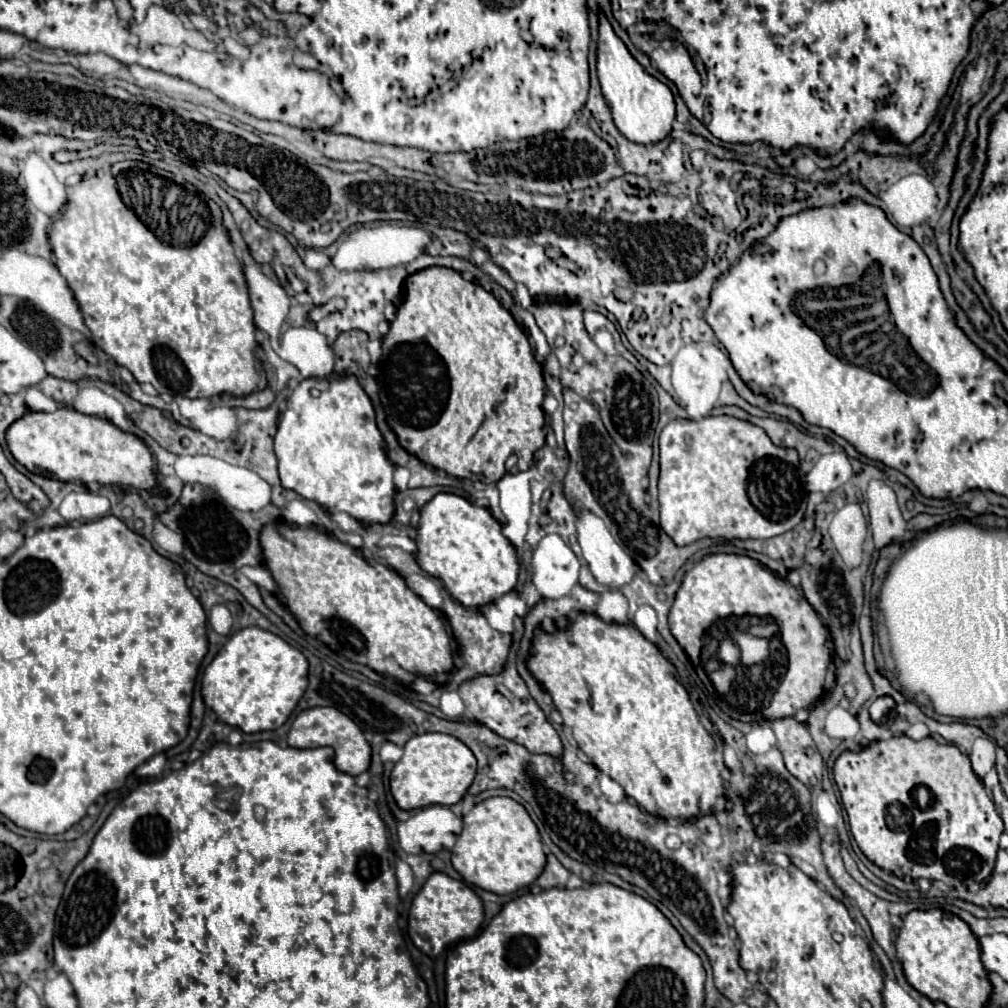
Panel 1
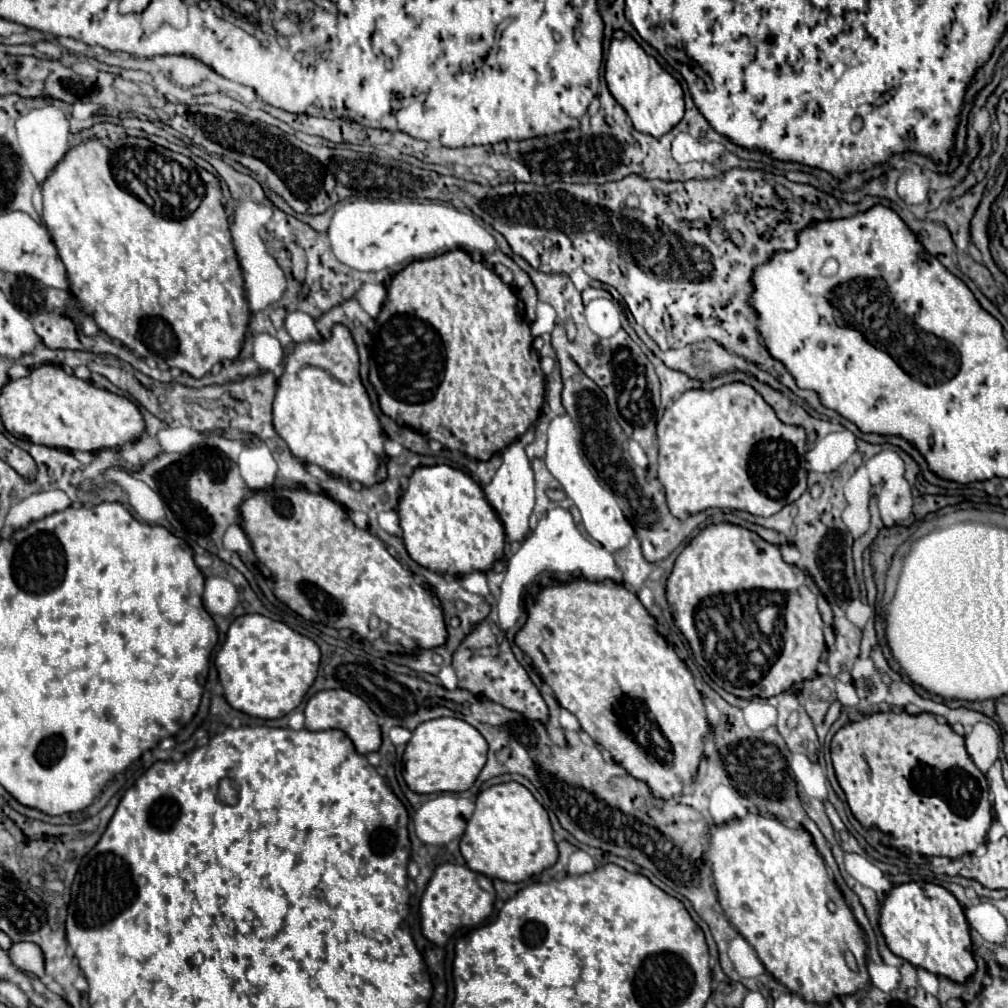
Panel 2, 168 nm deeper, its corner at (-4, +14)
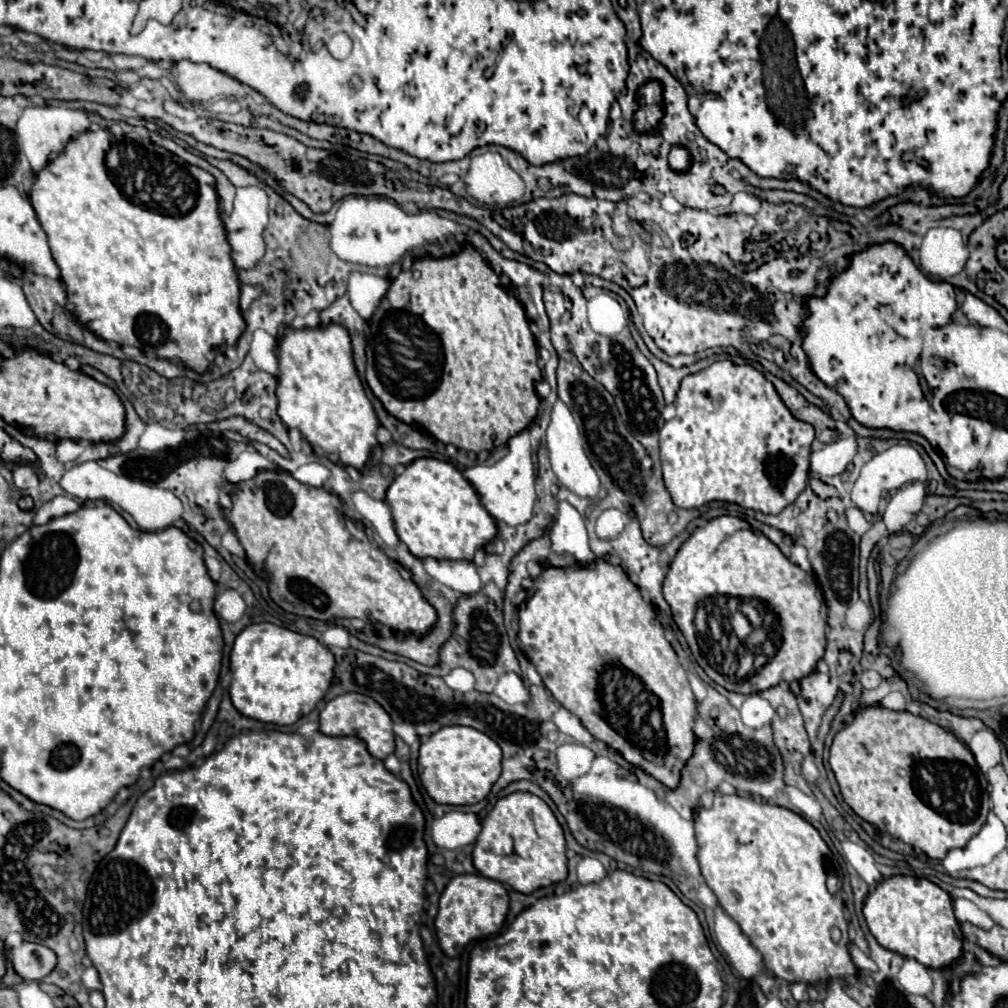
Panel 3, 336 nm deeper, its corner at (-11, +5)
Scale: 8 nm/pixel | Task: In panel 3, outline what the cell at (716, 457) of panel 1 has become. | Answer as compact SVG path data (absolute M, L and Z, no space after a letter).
M714 361L706 369L686 375L676 395L676 417L660 431L660 461L664 483L678 507L692 509L708 501L730 501L762 513L780 513L804 491L810 469L812 425L792 417L774 385L752 365Z

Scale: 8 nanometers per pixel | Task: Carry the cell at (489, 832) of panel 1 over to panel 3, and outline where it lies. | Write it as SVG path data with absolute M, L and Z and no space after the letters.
M512 793L502 797L482 823L482 833L474 845L474 867L488 879L532 893L566 879L566 841L552 809L532 793Z

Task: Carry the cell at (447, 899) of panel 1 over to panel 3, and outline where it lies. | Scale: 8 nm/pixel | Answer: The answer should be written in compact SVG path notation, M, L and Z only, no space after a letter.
M456 875L440 897L440 911L434 921L438 943L448 957L456 957L474 939L496 935L508 915L508 891L502 883L484 875Z

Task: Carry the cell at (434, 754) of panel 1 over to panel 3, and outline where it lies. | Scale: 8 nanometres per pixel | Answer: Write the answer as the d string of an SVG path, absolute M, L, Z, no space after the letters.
M462 725L444 727L422 743L418 757L418 773L422 785L436 803L480 803L482 799L486 799L492 785L502 773L502 749L496 741L492 741L486 733L478 729Z

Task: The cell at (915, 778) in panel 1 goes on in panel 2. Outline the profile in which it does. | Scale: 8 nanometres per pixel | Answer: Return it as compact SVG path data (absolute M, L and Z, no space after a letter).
M879 712L879 714L871 714L865 716L861 722L851 722L847 726L843 726L831 742L831 760L833 760L833 768L837 774L837 780L845 792L847 804L853 812L853 816L861 822L863 828L879 828L881 832L889 834L897 846L907 848L909 852L917 852L923 856L943 856L949 860L955 858L963 858L965 854L973 854L981 844L987 842L987 834L989 834L989 824L993 822L993 810L991 810L991 802L989 802L989 788L987 788L987 780L985 774L973 764L973 760L969 758L967 750L965 750L965 740L963 736L955 734L951 730L949 724L939 724L935 720L933 714L919 714L919 716L911 716L907 712Z

